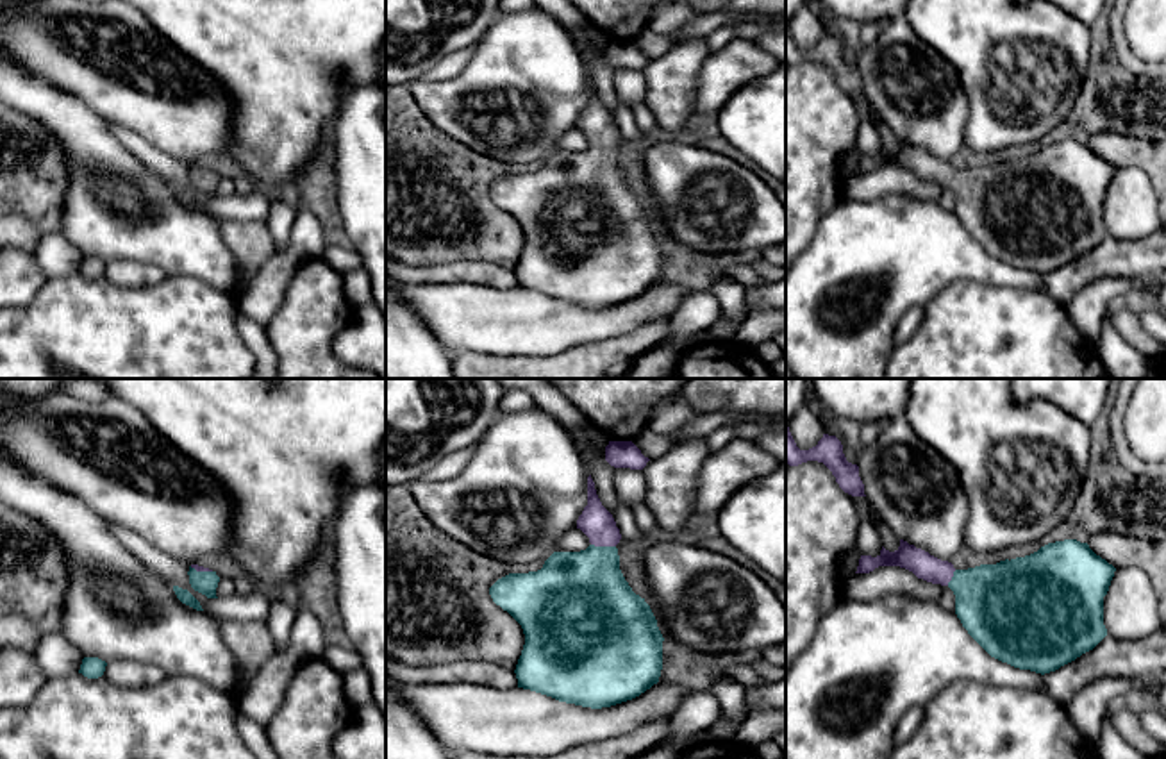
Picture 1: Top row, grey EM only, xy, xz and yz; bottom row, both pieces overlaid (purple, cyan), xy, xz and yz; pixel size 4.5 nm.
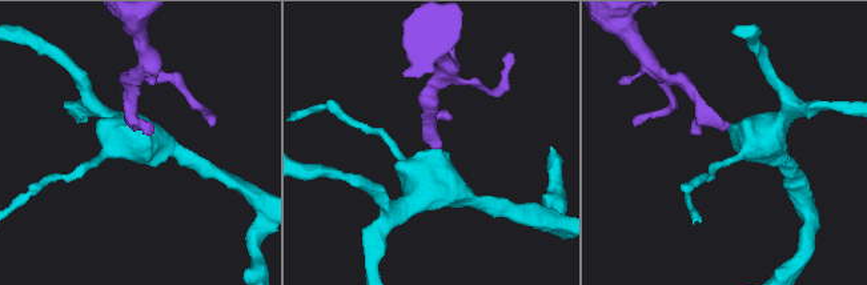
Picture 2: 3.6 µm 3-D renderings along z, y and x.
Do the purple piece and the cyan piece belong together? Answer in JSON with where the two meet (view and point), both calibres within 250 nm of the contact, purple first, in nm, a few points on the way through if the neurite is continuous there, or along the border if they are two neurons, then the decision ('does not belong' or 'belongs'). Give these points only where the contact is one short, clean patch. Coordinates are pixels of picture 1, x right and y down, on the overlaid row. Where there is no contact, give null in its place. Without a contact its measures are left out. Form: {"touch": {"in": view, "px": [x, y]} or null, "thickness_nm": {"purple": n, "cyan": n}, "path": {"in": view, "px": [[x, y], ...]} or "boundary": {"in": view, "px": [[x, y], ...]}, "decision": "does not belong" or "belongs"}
{"touch": {"in": "xz", "px": [604, 545]}, "thickness_nm": {"purple": 150, "cyan": 400}, "path": {"in": "xz", "px": [[595, 522], [604, 534], [604, 545], [599, 567], [582, 595]]}, "decision": "belongs"}

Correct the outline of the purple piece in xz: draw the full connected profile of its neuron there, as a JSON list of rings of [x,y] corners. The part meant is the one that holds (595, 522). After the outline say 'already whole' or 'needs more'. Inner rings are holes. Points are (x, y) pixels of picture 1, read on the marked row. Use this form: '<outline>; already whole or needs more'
[[[591,475],[587,477],[587,505],[584,507],[582,514],[577,520],[577,529],[580,529],[589,538],[589,546],[580,552],[554,552],[537,571],[529,573],[509,573],[502,579],[498,579],[491,588],[489,595],[496,605],[500,605],[504,611],[507,611],[523,629],[525,634],[525,645],[521,650],[521,655],[516,664],[516,679],[518,688],[530,689],[546,696],[552,696],[559,702],[575,704],[582,707],[591,709],[602,709],[611,707],[627,700],[632,700],[650,689],[654,684],[659,682],[661,670],[662,670],[662,634],[657,627],[657,620],[650,609],[650,605],[632,591],[629,582],[625,580],[621,570],[620,570],[620,555],[616,545],[621,539],[620,529],[616,527],[616,521],[612,514],[602,505],[595,482]]]; needs more

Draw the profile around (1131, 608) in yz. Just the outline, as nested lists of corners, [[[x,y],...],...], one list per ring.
[[[1137,566],[1114,571],[1104,596],[1104,625],[1116,639],[1145,639],[1164,621],[1159,613],[1159,596],[1150,577]]]

